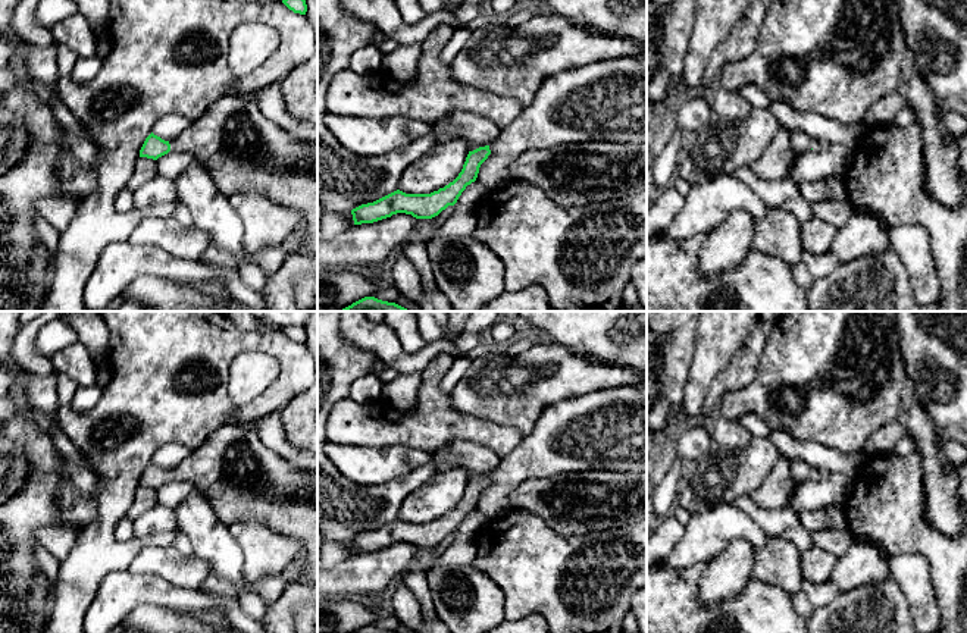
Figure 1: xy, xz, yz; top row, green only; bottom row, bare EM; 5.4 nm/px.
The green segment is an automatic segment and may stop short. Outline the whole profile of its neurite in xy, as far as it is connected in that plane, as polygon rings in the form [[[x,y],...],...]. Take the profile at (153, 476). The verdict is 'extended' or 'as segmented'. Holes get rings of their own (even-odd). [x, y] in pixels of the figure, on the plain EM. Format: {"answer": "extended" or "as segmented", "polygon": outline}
{"answer": "extended", "polygon": [[[226,423],[175,469],[165,470],[151,461],[140,479],[140,486],[157,489],[169,480],[191,482],[225,526],[256,520],[273,533],[301,539],[310,557],[309,579],[317,583],[317,469],[295,466],[266,448],[254,429]]]}

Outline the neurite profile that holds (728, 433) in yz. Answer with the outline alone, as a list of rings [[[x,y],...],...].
[[[726,417],[711,422],[710,432],[713,436],[713,444],[725,449],[745,448],[752,439],[752,433],[738,420]]]

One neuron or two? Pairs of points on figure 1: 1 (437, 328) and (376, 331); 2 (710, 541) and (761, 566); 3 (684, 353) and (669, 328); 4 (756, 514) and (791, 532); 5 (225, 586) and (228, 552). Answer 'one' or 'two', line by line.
1: two
2: two
3: one
4: one
5: two

